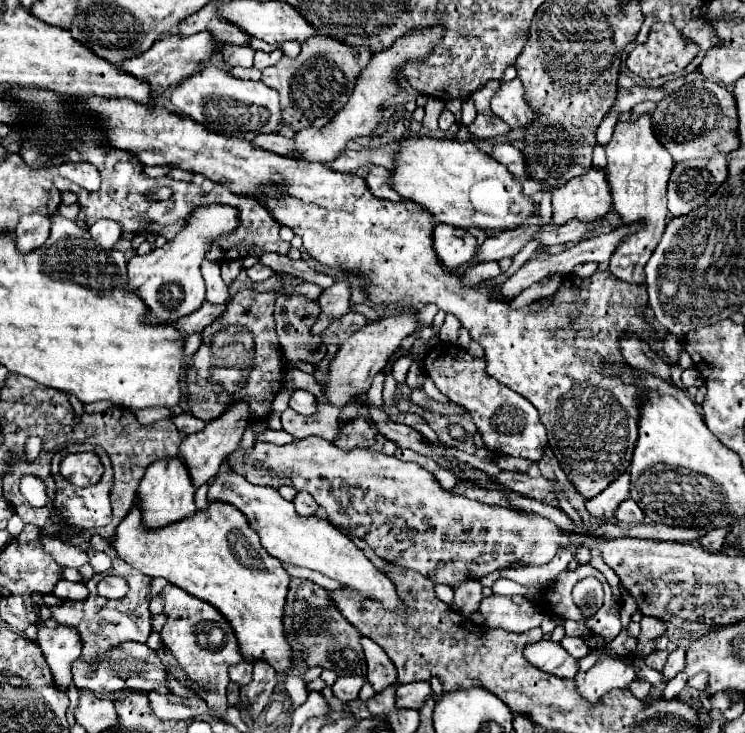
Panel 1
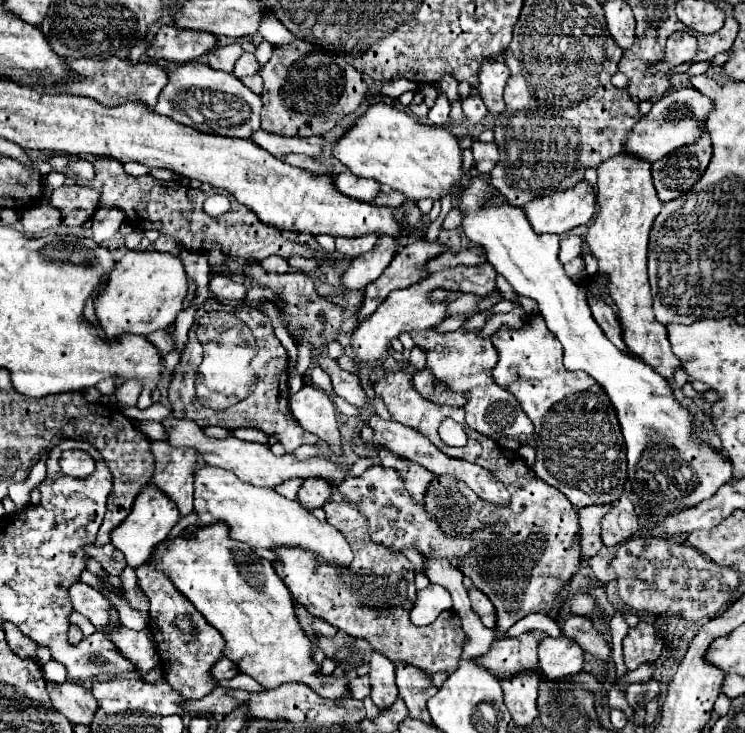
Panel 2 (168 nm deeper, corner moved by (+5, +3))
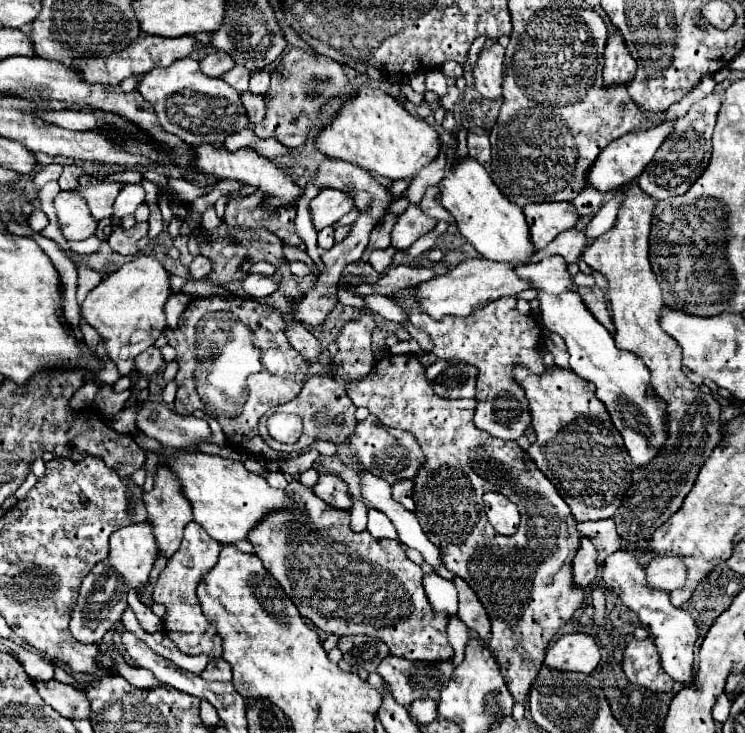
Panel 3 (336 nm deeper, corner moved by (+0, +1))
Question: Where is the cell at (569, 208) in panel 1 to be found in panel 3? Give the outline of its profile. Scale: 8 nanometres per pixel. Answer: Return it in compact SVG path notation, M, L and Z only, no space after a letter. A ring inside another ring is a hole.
M544 202L524 206L526 222L530 226L530 238L536 250L546 248L560 232L574 228L580 216L570 202Z

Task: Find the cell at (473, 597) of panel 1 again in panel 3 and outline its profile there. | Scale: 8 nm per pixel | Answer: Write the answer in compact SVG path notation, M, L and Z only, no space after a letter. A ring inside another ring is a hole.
M434 572L424 574L422 580L424 580L424 590L432 608L438 612L446 612L448 616L454 616L458 610L456 586L450 580L444 580Z

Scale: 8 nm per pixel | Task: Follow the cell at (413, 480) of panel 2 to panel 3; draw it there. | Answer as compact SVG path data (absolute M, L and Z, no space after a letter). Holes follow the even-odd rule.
M400 480L392 486L392 494L394 494L394 500L398 504L402 504L406 510L414 510L414 500L412 500L412 488L414 488L414 482L412 480Z

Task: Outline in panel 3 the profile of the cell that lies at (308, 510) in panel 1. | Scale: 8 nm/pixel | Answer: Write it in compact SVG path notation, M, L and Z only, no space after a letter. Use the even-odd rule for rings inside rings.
M320 474L318 484L312 488L318 498L322 498L326 504L340 508L340 510L350 510L352 508L352 498L348 492L348 484L340 480L334 474Z

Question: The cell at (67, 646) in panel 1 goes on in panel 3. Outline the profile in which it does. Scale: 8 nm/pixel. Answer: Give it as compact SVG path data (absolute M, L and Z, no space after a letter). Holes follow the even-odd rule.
M148 522L132 524L112 534L110 554L106 562L98 562L98 566L90 570L90 574L82 580L82 586L80 586L80 596L70 620L70 632L78 642L100 644L102 636L110 630L110 626L114 626L114 622L120 622L128 606L126 594L148 582L148 574L158 556L156 552L158 552L158 546L152 534L152 526Z

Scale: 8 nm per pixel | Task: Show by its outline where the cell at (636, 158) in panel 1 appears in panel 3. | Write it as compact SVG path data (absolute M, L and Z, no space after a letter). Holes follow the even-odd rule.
M632 182L626 188L626 200L620 206L614 226L596 238L582 256L592 270L602 272L608 280L616 346L636 354L646 364L650 370L652 392L666 404L666 446L662 446L654 462L632 470L632 484L626 490L626 498L612 516L618 536L626 542L648 540L654 530L682 506L686 494L696 482L702 462L706 462L718 444L718 430L722 430L722 406L716 398L704 398L700 388L686 378L682 370L682 348L658 326L664 302L658 280L648 262L648 234L654 204L654 198L644 194L636 182Z

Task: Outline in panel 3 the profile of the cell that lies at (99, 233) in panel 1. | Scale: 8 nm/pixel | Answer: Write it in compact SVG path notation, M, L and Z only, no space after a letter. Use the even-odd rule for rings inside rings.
M126 184L122 188L122 192L118 194L116 198L116 204L114 204L114 220L120 222L122 216L126 214L134 214L134 210L144 202L144 188L142 184Z

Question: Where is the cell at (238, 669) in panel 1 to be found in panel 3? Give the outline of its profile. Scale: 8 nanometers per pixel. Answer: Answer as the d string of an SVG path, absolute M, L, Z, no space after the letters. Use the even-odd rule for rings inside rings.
M216 658L212 662L208 662L208 666L200 672L200 676L204 680L220 680L220 682L230 682L232 680L232 670L228 666L228 662L224 662L222 658Z

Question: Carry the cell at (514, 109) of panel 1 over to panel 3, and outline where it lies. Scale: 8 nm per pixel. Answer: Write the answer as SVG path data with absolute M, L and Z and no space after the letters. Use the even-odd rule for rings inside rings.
M494 42L490 48L482 48L474 66L474 84L486 98L498 98L502 94L504 80L504 48Z

